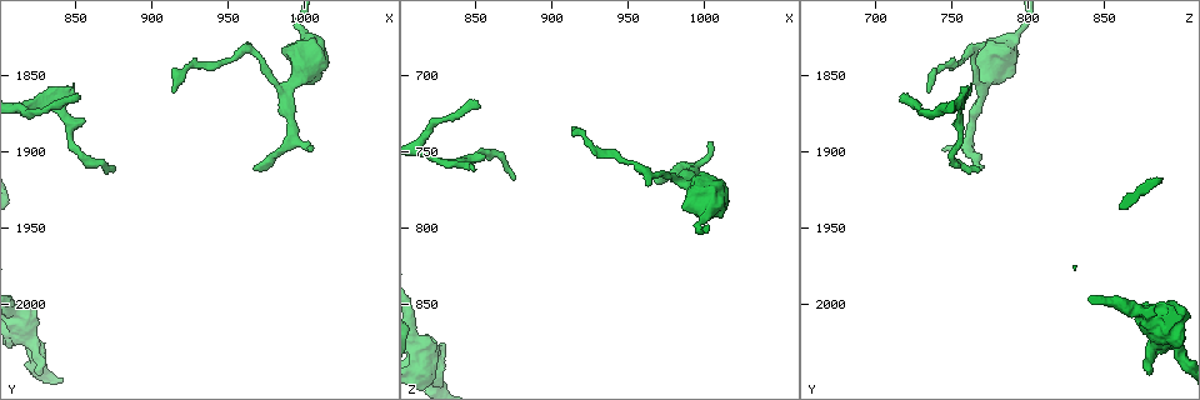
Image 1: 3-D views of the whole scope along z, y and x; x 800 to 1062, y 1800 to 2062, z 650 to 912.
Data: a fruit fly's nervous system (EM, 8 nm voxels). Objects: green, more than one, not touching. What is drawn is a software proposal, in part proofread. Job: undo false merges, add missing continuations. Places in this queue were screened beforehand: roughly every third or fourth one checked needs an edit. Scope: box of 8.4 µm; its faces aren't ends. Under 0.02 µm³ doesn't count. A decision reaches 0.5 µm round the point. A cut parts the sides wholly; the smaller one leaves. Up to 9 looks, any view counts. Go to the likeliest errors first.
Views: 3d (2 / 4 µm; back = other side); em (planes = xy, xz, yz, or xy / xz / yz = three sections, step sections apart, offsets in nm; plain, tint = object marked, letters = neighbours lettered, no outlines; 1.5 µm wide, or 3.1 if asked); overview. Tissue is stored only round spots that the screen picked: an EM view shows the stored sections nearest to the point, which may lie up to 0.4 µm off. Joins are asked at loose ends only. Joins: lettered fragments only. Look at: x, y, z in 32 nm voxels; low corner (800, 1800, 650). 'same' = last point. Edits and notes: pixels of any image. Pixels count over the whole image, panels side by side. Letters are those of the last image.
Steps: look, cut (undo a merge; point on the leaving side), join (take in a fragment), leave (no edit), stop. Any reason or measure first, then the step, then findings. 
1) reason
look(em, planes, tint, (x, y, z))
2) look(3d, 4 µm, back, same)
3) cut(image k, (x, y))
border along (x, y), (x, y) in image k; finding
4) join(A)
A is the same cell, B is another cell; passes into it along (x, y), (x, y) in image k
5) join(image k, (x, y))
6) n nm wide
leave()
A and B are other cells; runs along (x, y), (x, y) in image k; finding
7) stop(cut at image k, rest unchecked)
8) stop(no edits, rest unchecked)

thin end
look(em, xy, step 4, letters, (850, 1862, 762))

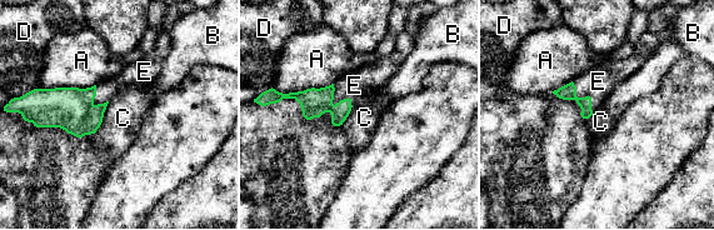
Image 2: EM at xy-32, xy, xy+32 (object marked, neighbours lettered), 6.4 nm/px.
cut it another way
look(em, planes, letters, same)

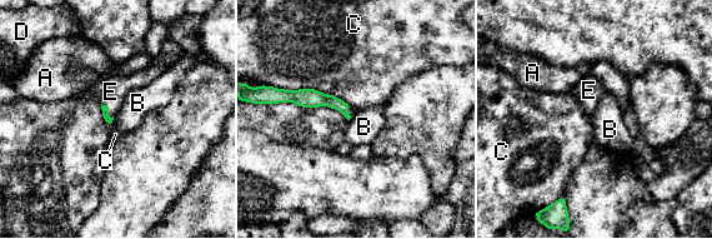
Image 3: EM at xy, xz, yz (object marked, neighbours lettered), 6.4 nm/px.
join(E)
E is the same cell, A, B, C and D are other cells; passes into it along (105, 109), (108, 109), (114, 88) in image 3; the cell continues

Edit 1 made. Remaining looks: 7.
redraw
look(overview)

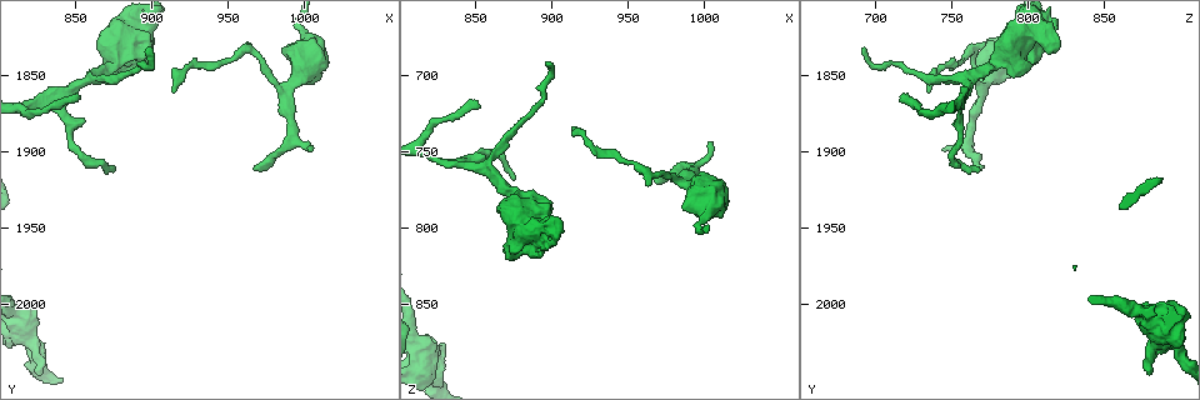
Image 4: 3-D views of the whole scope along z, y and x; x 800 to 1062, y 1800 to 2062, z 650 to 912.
thin end
look(em, xy, step 4, tint, (914, 1862, 734))

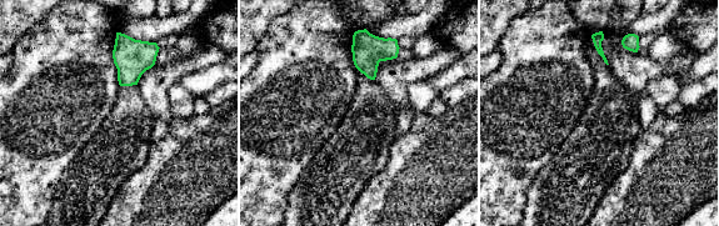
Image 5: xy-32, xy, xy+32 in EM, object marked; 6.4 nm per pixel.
another direction
look(em, planes, letters, same)

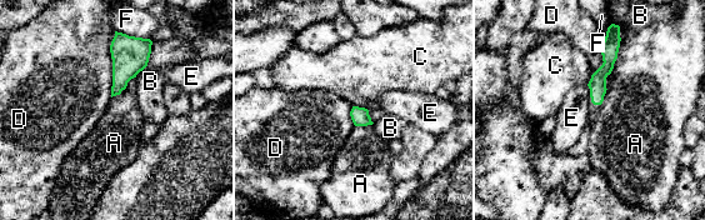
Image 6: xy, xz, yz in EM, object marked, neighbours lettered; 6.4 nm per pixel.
D touches over 420 nm
leave()
A, B, C, D, E and F are other cells; border along (621, 39), (618, 58), (611, 70) in image 6; none of them fits

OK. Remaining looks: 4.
free end
look(3d, 4 µm, (828, 2046, 880))

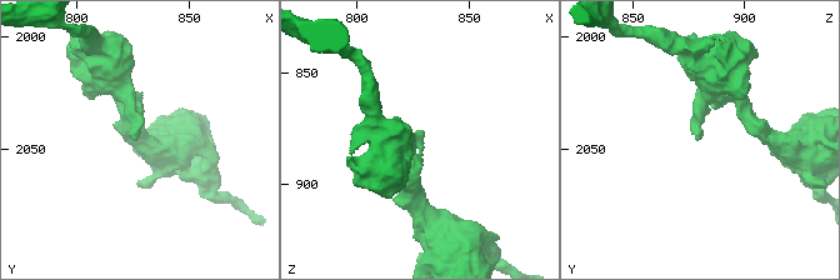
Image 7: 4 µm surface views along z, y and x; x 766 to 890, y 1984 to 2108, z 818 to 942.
now the EM
look(em, xz, step 4, letters, (829, 2046, 879))

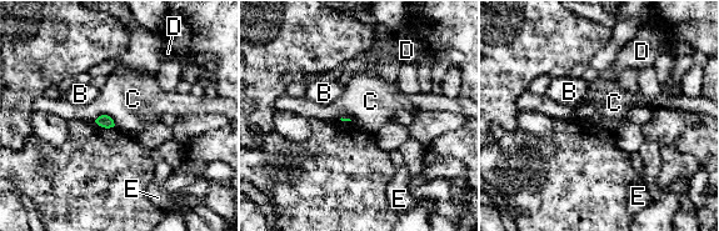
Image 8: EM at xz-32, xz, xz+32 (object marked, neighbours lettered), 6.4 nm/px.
leave()
B, C, D and E are other cells; border along (94, 120), (108, 115), (115, 125) in image 8; none of them fits

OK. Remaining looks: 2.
sharp bend
look(em, xz, step 4, tint, (990, 1892, 760))

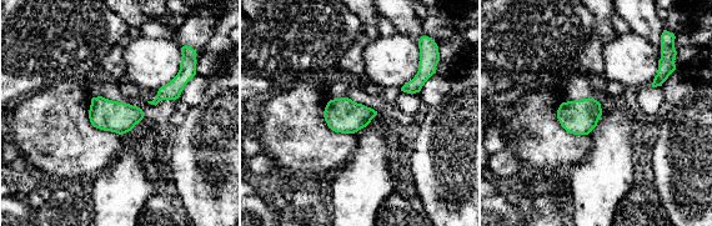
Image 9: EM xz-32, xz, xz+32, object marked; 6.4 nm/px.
cut it another way
look(em, planes, letters, same)

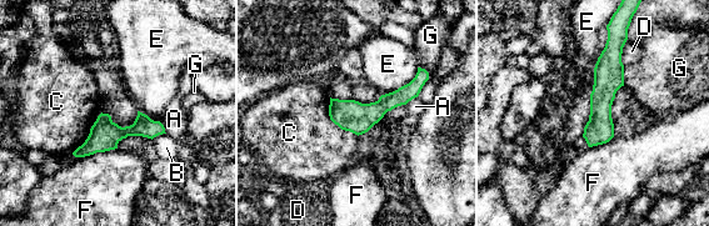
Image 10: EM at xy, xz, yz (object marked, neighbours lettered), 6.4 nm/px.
leave()
A, B, C, D, E, F and G are other cells; border along (329, 98), (329, 117), (358, 135) in image 10; continuous, no second cell

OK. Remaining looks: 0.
stop(join at image 3, rest unchecked)

